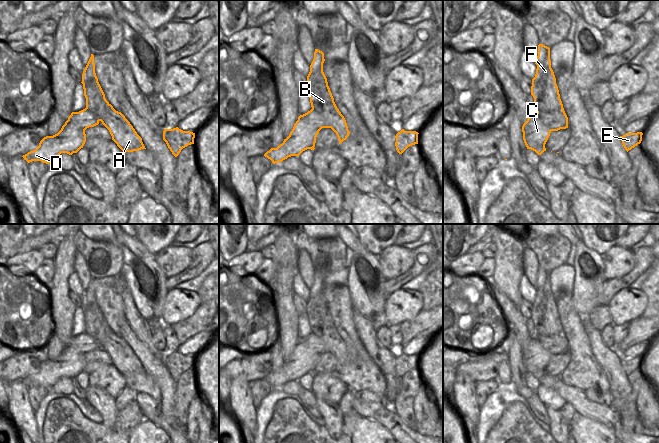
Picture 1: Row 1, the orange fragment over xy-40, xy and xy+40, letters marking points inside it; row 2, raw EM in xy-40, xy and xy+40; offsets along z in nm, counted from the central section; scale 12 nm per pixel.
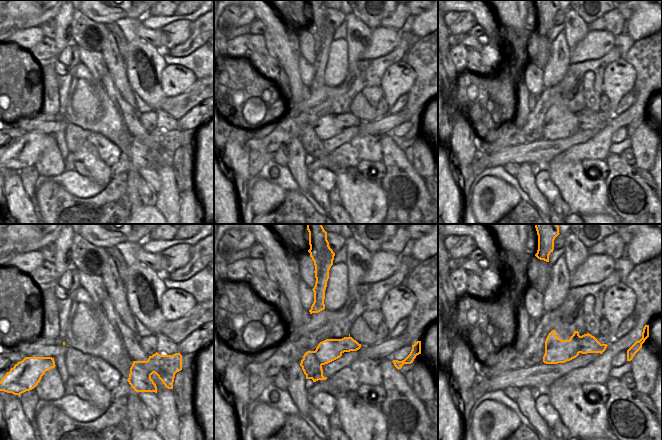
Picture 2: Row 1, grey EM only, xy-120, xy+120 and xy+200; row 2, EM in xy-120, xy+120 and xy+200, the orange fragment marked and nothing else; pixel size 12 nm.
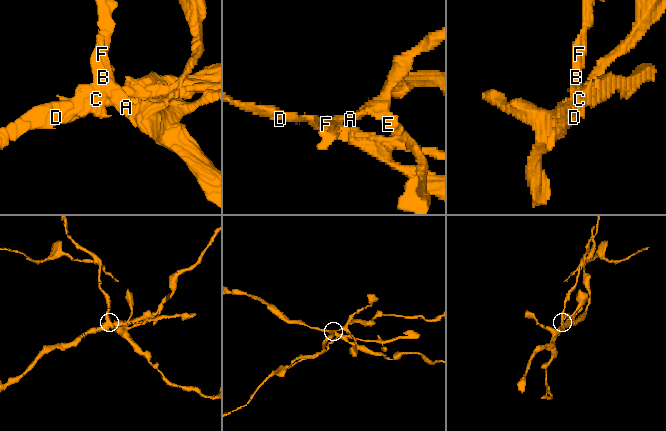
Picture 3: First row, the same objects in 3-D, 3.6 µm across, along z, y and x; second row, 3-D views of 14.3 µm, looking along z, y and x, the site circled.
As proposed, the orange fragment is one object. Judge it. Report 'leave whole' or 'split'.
split

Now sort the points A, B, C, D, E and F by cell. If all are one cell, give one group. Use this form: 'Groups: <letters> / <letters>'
Groups: A B E F / C D.

